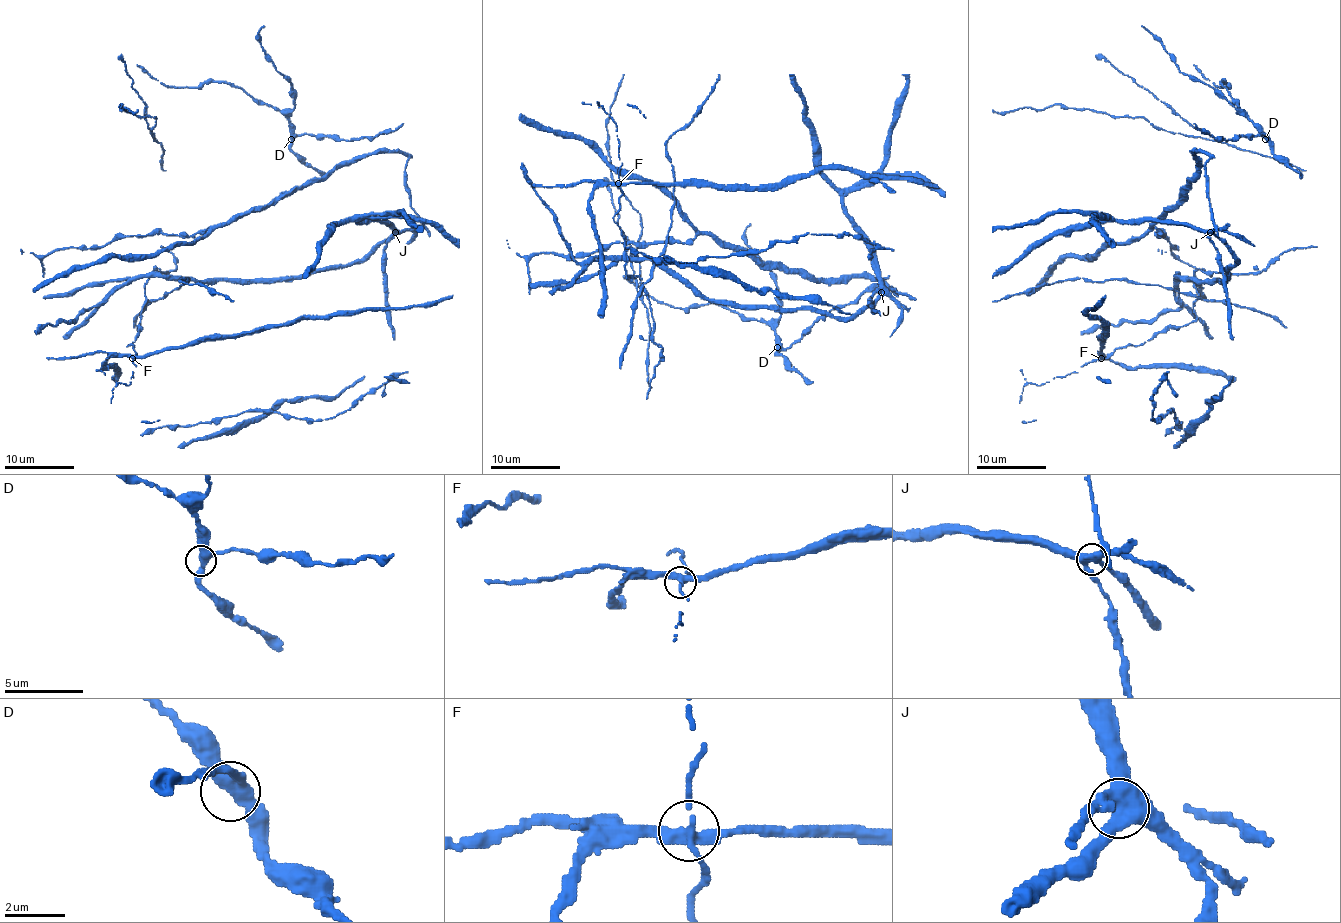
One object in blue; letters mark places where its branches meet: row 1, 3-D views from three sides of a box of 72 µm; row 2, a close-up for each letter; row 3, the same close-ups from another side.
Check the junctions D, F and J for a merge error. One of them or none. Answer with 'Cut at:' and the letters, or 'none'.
Cut at: F

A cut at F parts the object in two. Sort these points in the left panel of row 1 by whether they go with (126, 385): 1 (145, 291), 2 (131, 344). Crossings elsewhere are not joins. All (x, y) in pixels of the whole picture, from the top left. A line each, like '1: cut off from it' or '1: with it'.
1: with it
2: with it

